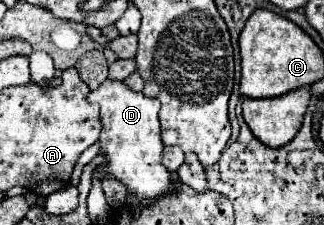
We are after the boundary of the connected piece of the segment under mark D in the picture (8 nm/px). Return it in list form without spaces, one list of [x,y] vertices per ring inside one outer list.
[[[105,80],[97,90],[89,92],[87,102],[99,104],[101,108],[101,154],[105,156],[105,172],[103,168],[97,168],[95,174],[99,178],[113,176],[119,180],[129,194],[133,194],[139,202],[151,204],[159,198],[165,198],[175,192],[175,182],[171,180],[171,172],[161,162],[161,136],[159,136],[159,100],[147,98],[141,92],[129,90],[123,82],[111,82]]]

